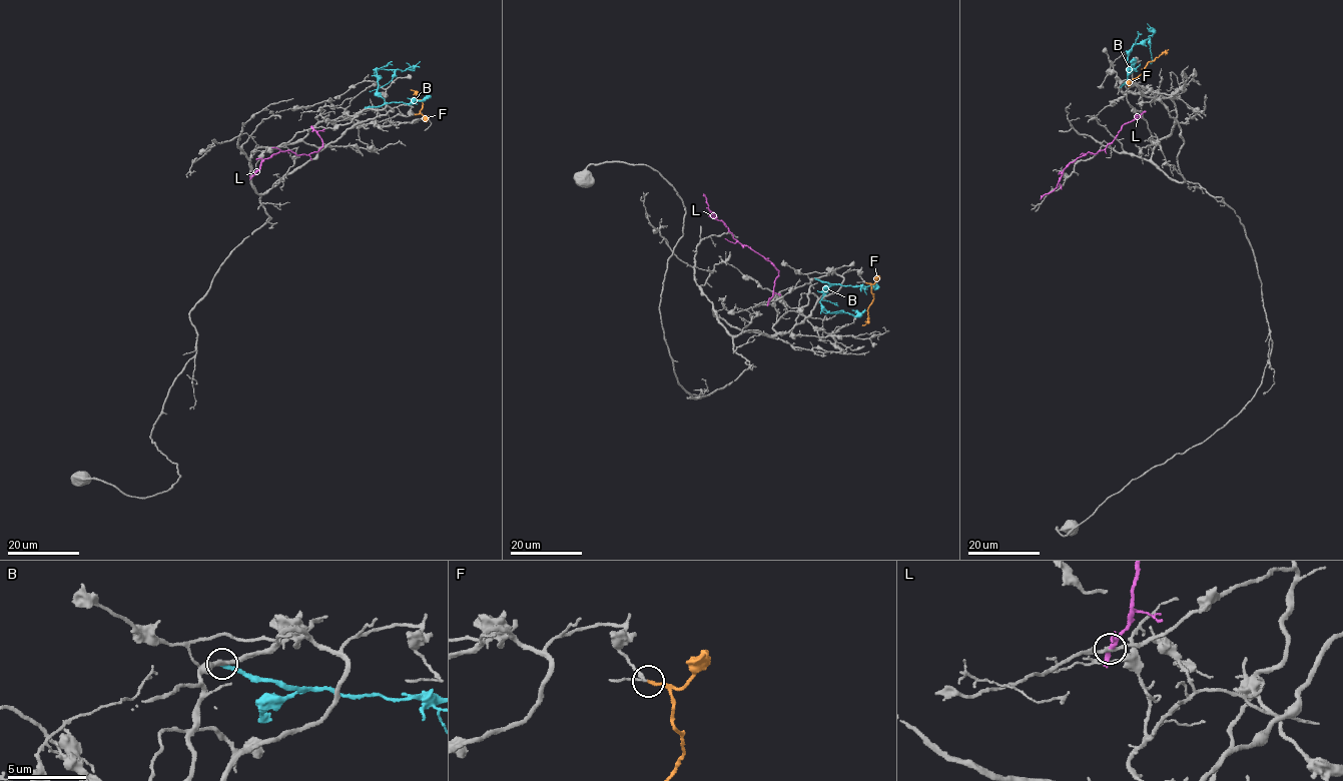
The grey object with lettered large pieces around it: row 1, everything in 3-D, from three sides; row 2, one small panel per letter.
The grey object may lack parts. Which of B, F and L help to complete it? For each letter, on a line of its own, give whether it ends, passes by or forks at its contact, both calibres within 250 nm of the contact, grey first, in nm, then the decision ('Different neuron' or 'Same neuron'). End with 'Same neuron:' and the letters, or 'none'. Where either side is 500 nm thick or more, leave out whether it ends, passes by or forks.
B: It ends there. Thickness 280 nm (grey) against 240 nm. Different neuron
F: It ends there. Thickness 170 nm (grey) against 200 nm. Same neuron
L: It ends there. Thickness 240 nm (grey) against 400 nm. Different neuron
Same neuron: F

